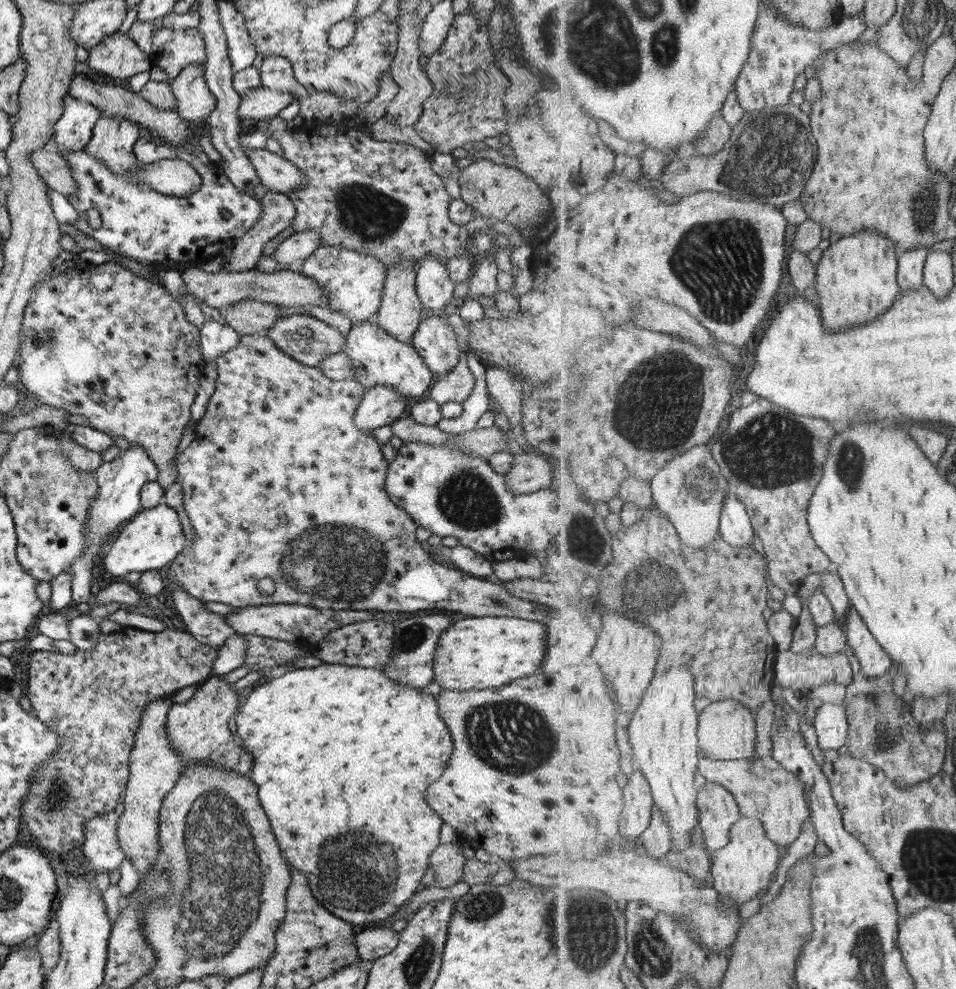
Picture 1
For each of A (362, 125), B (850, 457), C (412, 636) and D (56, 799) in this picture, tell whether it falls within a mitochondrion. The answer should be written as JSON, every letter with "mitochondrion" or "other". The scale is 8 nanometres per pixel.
{"A":"other","B":"mitochondrion","C":"mitochondrion","D":"mitochondrion"}

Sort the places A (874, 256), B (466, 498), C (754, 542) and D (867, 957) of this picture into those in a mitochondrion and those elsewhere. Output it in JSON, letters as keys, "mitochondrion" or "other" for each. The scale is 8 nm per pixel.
{"A":"other","B":"mitochondrion","C":"other","D":"mitochondrion"}

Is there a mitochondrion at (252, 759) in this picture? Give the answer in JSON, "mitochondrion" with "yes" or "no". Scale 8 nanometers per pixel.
{"mitochondrion":"no"}

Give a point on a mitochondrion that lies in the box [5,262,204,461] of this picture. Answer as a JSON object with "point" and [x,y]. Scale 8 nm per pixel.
{"point":[47,340]}

